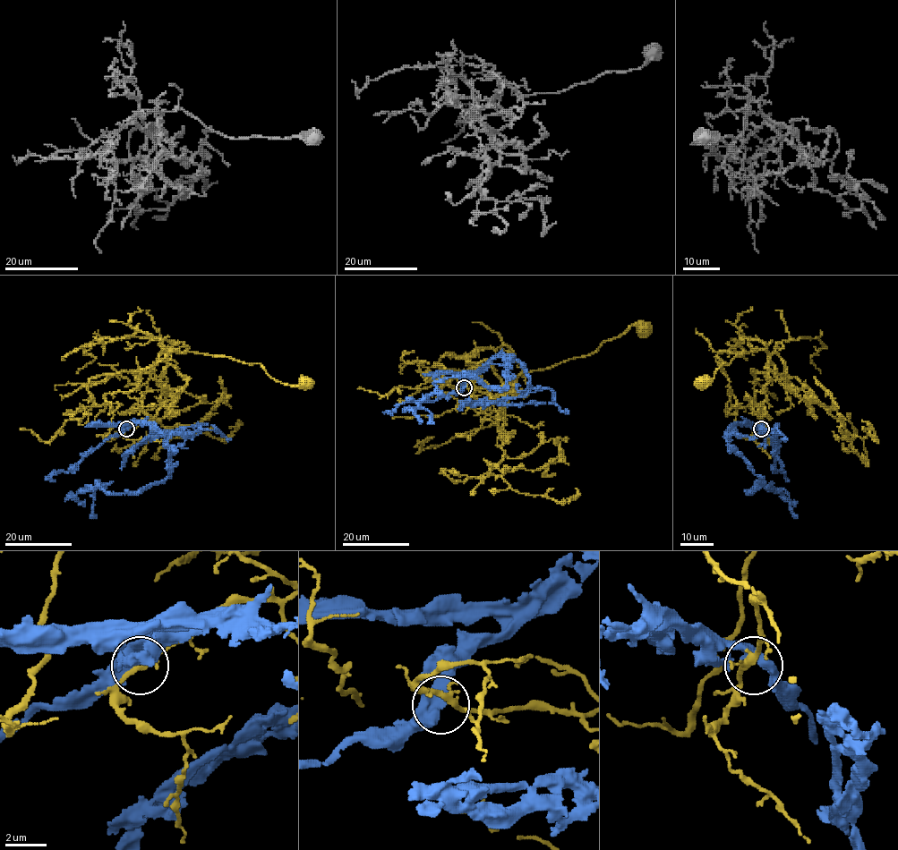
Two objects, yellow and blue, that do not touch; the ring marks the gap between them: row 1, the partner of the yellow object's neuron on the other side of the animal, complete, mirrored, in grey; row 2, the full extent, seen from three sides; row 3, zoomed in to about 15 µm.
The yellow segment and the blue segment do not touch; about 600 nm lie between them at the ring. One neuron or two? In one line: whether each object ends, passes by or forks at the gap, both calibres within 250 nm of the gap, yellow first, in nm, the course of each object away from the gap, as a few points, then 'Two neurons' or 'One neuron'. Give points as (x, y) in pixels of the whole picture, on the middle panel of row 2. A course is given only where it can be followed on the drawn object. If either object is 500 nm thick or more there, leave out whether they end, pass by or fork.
At the ring yellow passes by. At the ring blue forks. Thickness 320 nm (yellow) against 440 nm. Course of yellow: (464, 386), (525, 395), (498, 395), (508, 392), (524, 372), (588, 356), (633, 325), (643, 326). Course of blue: (464, 388), (501, 352), (503, 386), (474, 378), (436, 381), (419, 404), (431, 416), (429, 423). Two neurons

